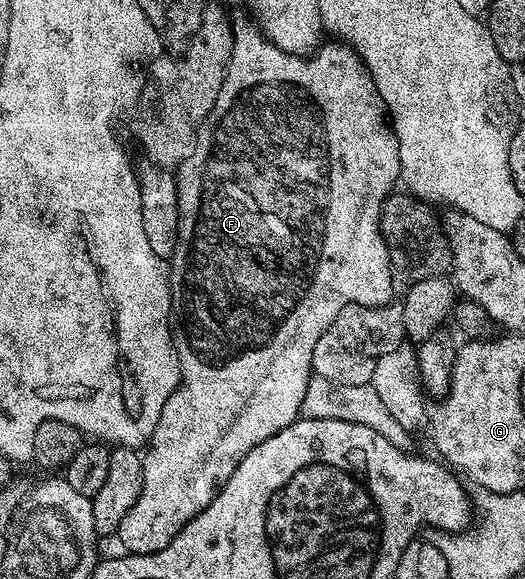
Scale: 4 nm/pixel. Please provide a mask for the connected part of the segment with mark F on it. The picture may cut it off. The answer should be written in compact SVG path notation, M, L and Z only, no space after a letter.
M248 16L232 18L231 24L233 27L233 46L231 47L231 59L229 66L225 72L223 79L223 87L219 91L219 99L215 99L215 107L211 107L211 111L205 117L205 122L197 131L197 138L193 144L193 153L187 155L187 159L182 165L177 166L175 176L177 178L177 194L179 195L179 227L177 228L177 246L173 252L171 260L168 262L169 267L169 286L171 287L171 311L169 312L169 330L173 336L173 346L175 347L175 355L179 359L179 367L181 368L181 384L178 385L176 391L171 395L171 399L167 399L167 403L163 407L163 415L159 415L159 423L155 427L155 431L151 435L149 444L143 453L143 491L139 491L139 499L131 507L131 511L127 511L127 515L123 515L123 523L119 523L115 537L116 540L121 540L121 545L126 554L132 555L135 553L154 553L155 551L163 551L163 547L167 547L167 543L171 543L171 539L175 539L183 531L183 527L191 519L195 519L195 515L199 515L211 503L211 499L217 497L217 492L225 486L227 479L231 479L231 475L239 467L239 463L243 463L243 459L247 455L247 451L251 451L255 447L259 447L259 443L263 443L263 439L271 439L271 435L275 435L280 429L285 429L291 422L298 420L301 417L301 404L303 403L303 395L307 395L307 383L309 378L314 376L313 371L313 352L315 351L315 343L319 343L319 339L323 334L330 332L334 328L334 321L339 311L348 304L361 305L386 305L394 300L393 289L395 290L395 282L391 275L391 263L387 255L387 247L383 243L381 235L381 208L383 203L389 198L389 194L394 192L395 186L398 184L401 175L401 164L399 163L399 143L397 137L393 134L393 127L389 120L389 110L386 109L383 99L379 95L379 91L375 87L375 83L371 79L371 75L366 71L364 65L361 64L361 58L357 56L355 50L351 46L344 43L328 43L322 44L317 52L308 57L296 57L287 51L283 51L279 47L275 47L270 41L261 34L261 29Z

